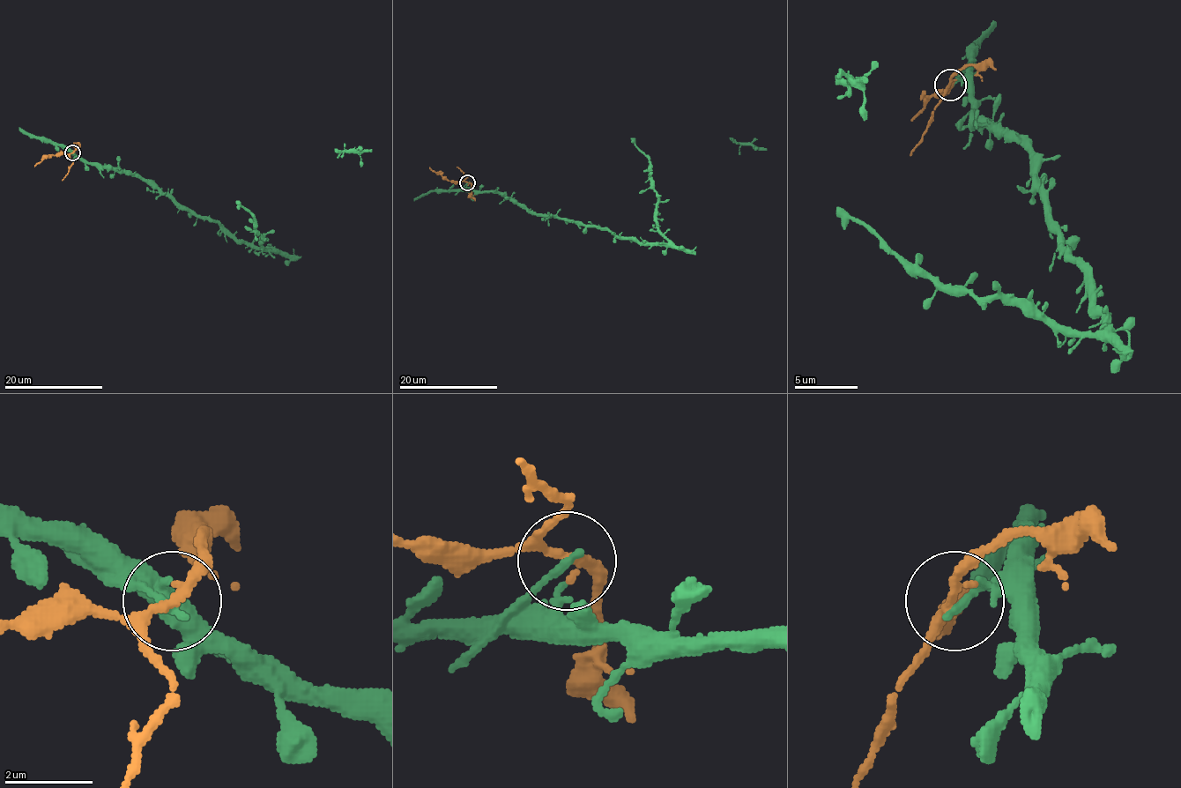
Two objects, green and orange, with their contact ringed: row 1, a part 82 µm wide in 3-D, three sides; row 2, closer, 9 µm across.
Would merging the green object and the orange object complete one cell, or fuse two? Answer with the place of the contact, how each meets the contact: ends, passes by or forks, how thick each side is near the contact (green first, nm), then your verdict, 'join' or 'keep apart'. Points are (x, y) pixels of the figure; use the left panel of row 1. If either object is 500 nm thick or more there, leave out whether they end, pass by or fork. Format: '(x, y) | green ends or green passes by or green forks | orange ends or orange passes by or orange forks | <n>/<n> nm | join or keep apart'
(72, 152) | green ends | orange forks | 170/160 nm | keep apart

